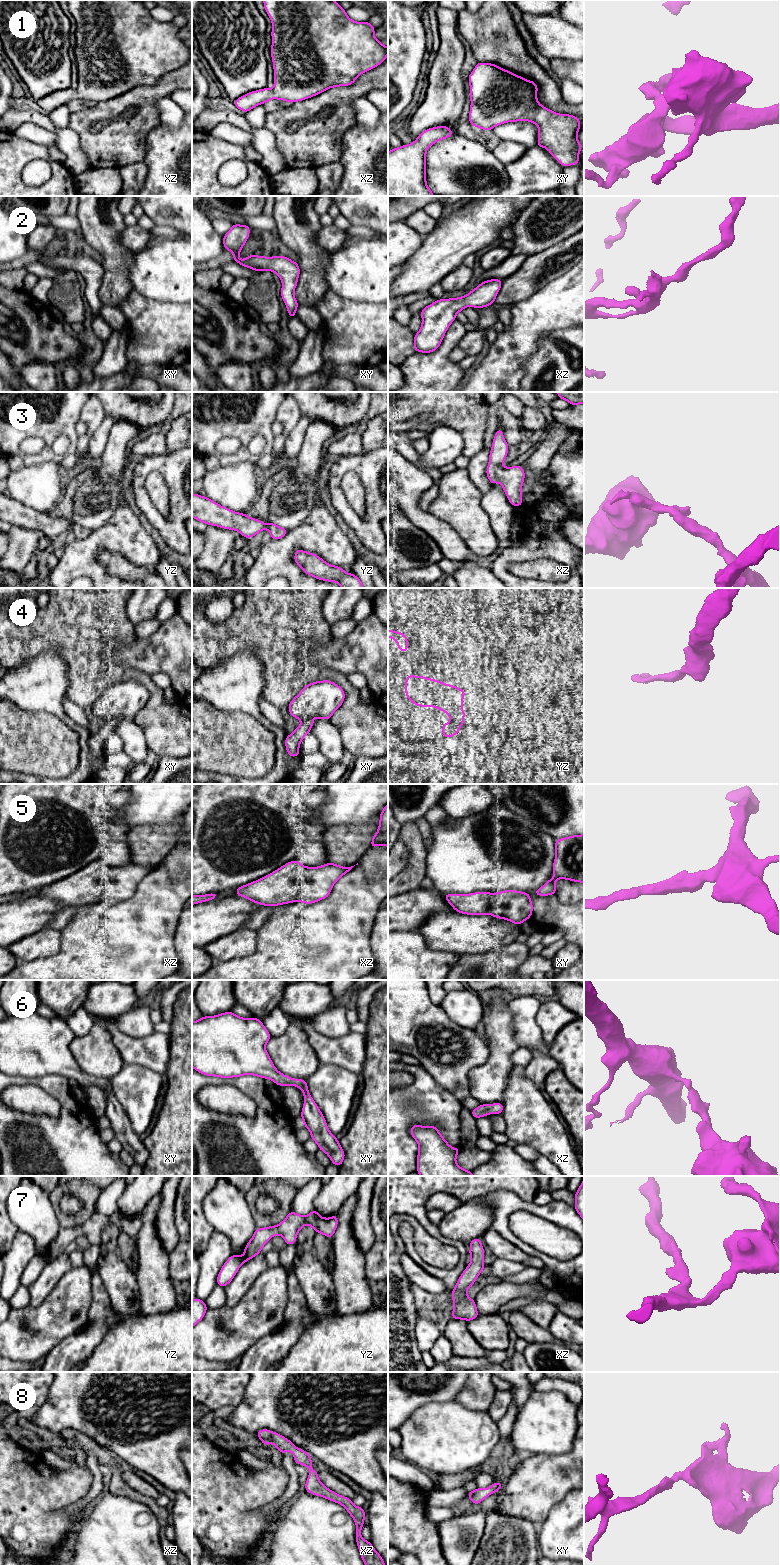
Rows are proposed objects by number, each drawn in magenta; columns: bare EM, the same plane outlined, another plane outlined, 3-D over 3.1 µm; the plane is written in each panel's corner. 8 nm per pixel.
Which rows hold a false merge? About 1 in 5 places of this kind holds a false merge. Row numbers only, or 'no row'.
4

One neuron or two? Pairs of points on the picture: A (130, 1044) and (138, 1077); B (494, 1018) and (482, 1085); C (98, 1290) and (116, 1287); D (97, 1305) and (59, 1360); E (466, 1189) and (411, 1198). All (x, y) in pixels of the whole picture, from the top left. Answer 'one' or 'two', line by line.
A: two
B: one
C: two
D: one
E: one

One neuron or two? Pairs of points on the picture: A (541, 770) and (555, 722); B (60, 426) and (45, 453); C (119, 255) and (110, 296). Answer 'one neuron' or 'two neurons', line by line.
A: two neurons
B: one neuron
C: one neuron

